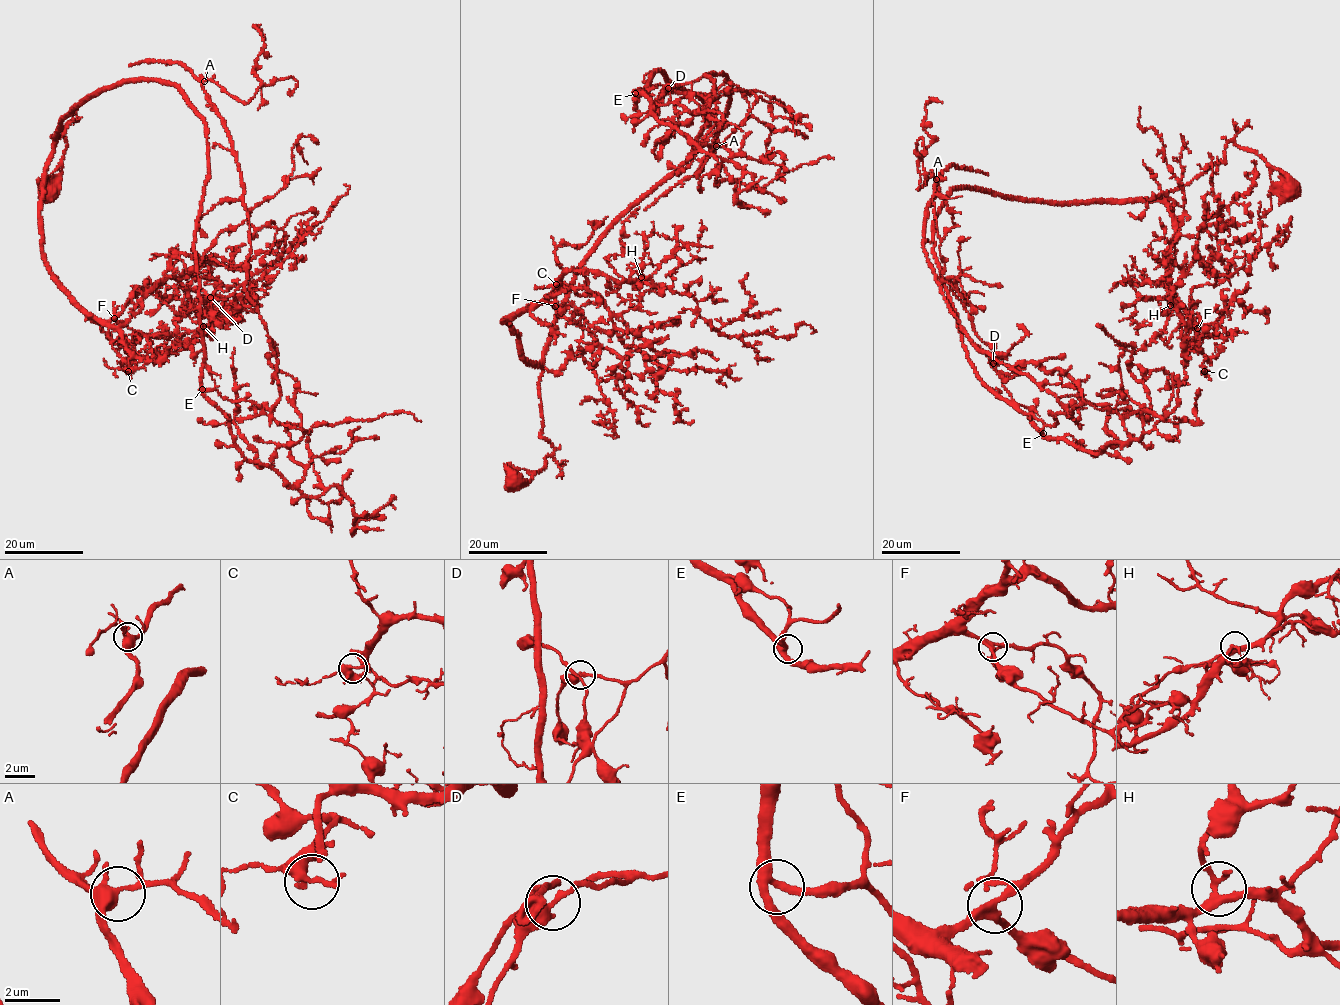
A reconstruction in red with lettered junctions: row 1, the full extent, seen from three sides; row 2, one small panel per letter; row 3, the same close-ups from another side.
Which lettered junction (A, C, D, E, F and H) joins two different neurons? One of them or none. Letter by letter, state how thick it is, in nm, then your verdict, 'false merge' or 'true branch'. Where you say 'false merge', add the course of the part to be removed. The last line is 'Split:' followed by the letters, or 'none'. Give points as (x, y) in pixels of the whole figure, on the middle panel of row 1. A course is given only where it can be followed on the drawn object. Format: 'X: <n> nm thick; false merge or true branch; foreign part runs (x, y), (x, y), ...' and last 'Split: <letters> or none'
A: 400 nm thick; true branch
C: 300 nm thick; true branch
D: 320 nm thick; false merge; foreign part runs (668, 88), (727, 76), (729, 107), (713, 144), (753, 116), (773, 129), (766, 148), (782, 155), (784, 182)
E: 320 nm thick; true branch
F: 280 nm thick; true branch
H: 280 nm thick; true branch
Split: D

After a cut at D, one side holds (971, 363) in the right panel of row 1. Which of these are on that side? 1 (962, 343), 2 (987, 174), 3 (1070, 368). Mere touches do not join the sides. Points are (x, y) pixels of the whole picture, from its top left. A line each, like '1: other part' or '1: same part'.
1: same part
2: other part
3: same part

